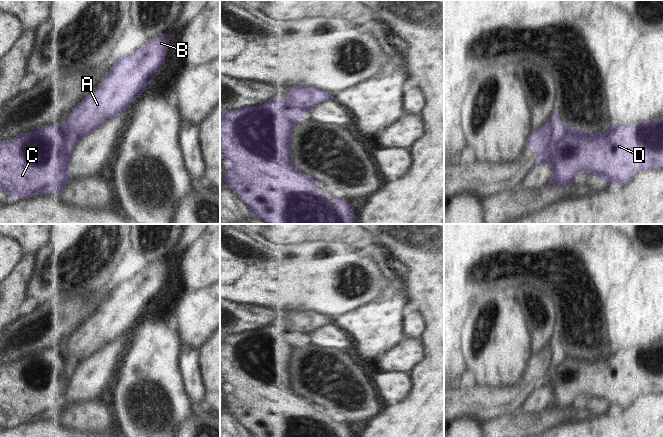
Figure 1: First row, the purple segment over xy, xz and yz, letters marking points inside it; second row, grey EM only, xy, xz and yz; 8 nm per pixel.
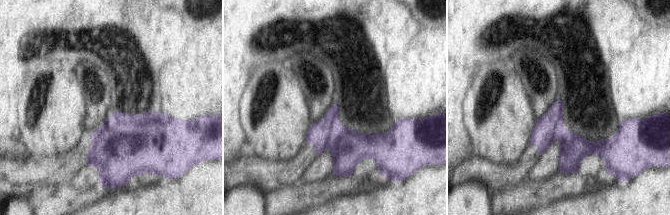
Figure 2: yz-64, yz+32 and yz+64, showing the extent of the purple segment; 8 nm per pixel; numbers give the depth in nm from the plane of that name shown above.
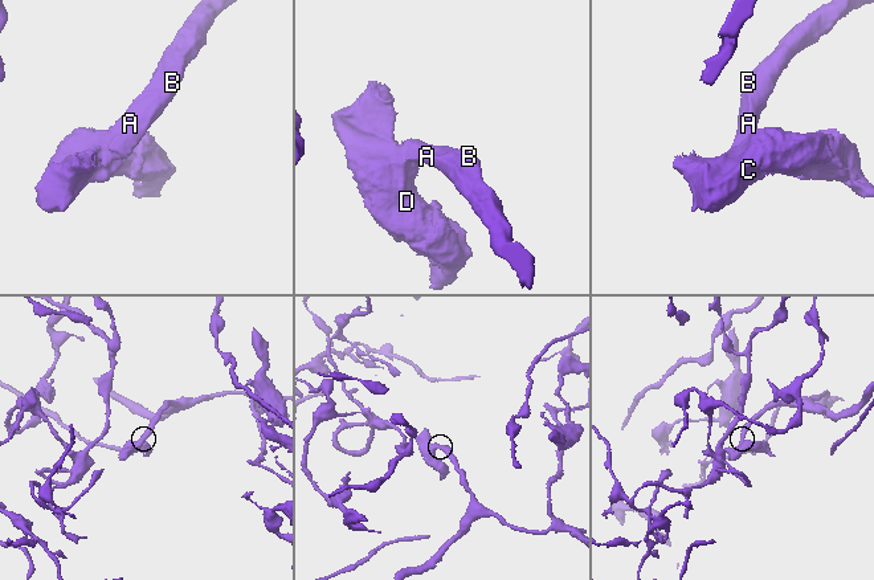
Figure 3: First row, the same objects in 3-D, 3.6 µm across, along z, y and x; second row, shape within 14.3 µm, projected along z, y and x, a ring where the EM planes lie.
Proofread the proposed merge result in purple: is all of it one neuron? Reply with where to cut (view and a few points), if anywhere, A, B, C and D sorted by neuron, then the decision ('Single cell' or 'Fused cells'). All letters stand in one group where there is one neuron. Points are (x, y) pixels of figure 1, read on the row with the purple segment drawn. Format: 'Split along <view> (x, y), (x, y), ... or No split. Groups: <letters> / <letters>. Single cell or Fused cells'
Split along yz (559, 122), (556, 129), (543, 143), (543, 149), (536, 155). Groups: A B / C D. Fused cells

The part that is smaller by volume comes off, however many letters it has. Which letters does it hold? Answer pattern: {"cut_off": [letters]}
{"cut_off": ["C", "D"]}

